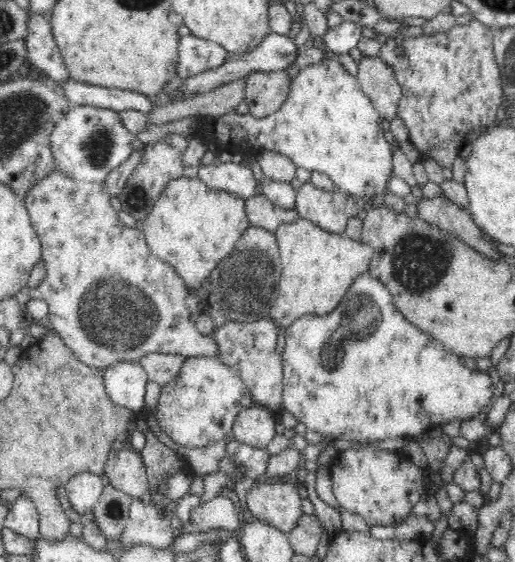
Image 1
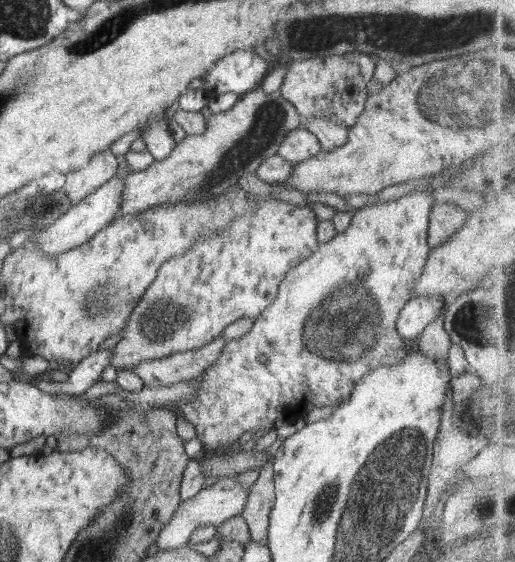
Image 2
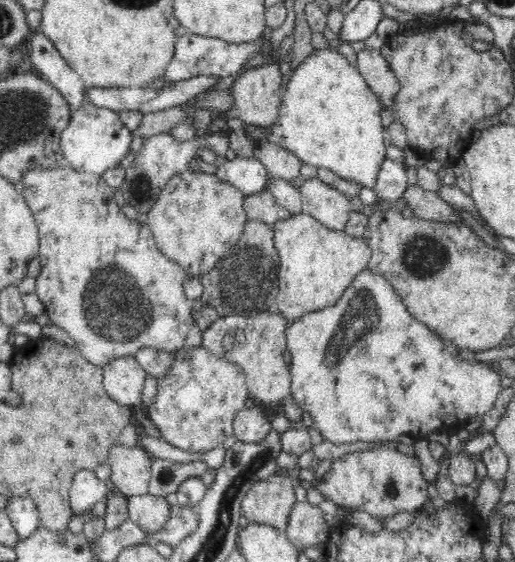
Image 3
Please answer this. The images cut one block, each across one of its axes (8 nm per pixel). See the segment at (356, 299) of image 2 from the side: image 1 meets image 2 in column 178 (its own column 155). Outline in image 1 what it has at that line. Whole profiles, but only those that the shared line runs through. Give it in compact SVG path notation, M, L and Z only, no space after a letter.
M217 356L185 357L178 378L161 387L155 417L176 444L184 448L210 446L223 440L228 432L233 432L233 424L243 409L242 398L248 394L238 371L228 366Z

